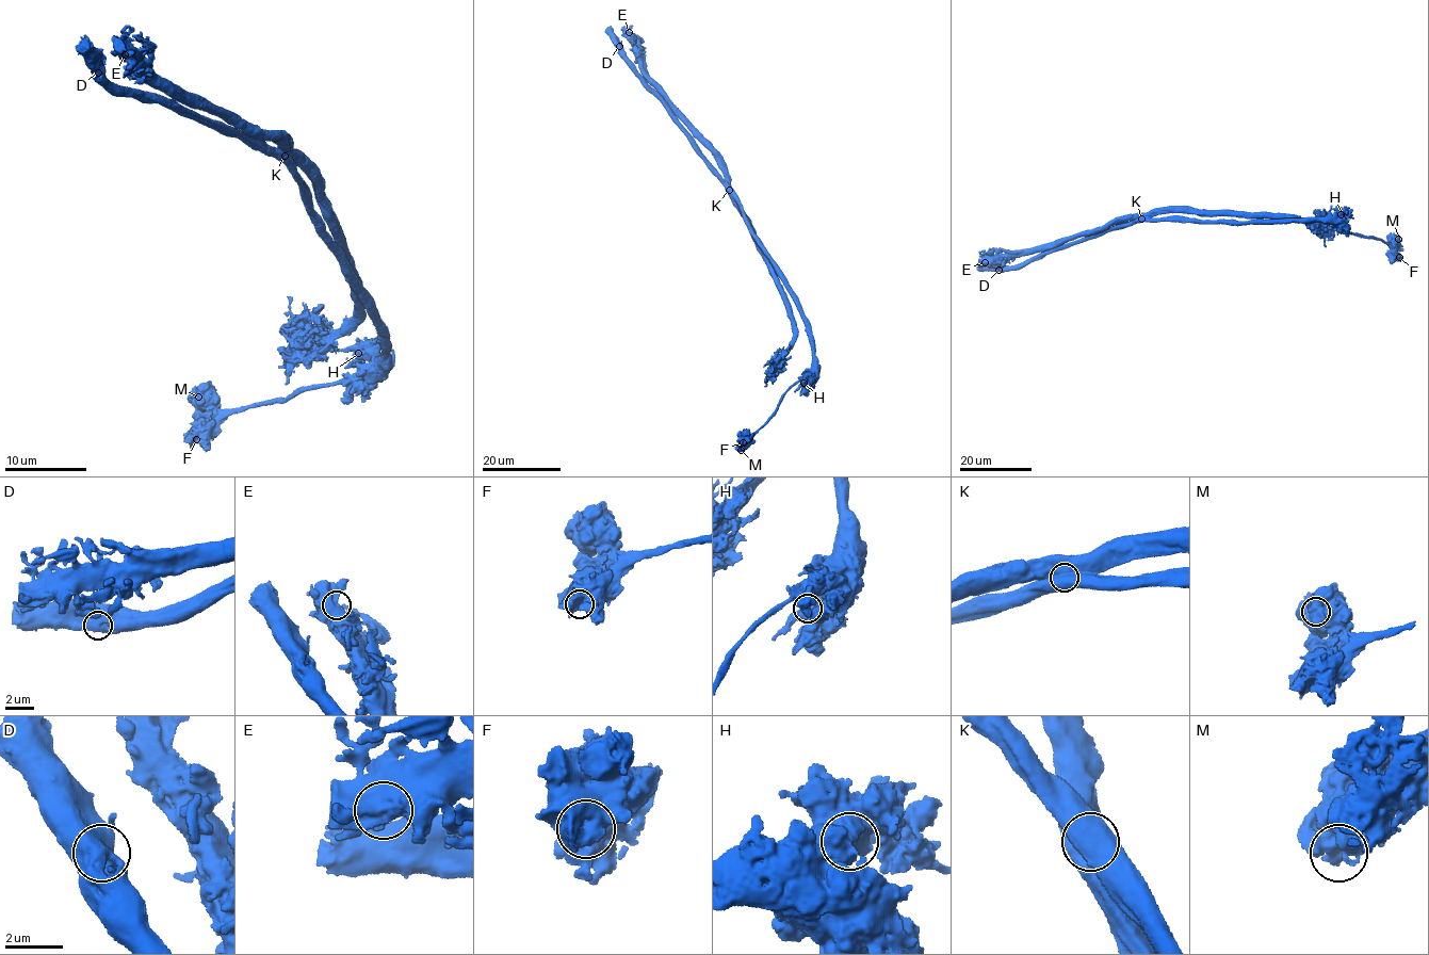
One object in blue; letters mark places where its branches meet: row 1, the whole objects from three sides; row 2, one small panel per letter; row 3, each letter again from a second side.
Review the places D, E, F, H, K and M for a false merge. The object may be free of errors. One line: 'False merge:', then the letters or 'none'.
False merge: K

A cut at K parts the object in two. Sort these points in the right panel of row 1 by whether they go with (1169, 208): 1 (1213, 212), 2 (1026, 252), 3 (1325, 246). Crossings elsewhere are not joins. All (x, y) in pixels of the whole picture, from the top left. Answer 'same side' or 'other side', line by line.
1: same side
2: same side
3: same side

